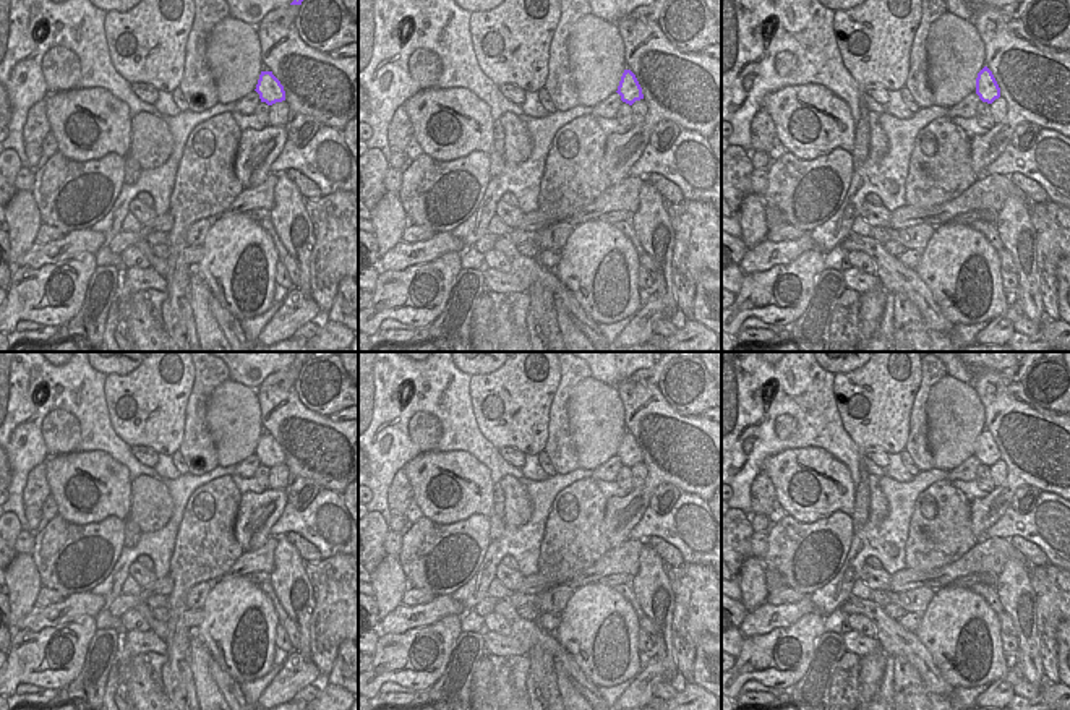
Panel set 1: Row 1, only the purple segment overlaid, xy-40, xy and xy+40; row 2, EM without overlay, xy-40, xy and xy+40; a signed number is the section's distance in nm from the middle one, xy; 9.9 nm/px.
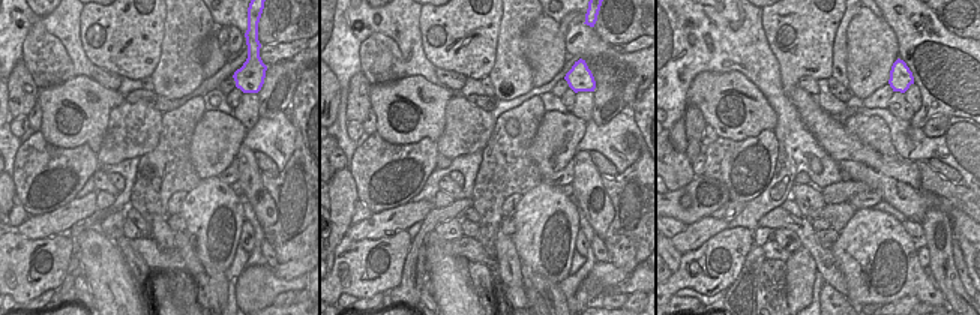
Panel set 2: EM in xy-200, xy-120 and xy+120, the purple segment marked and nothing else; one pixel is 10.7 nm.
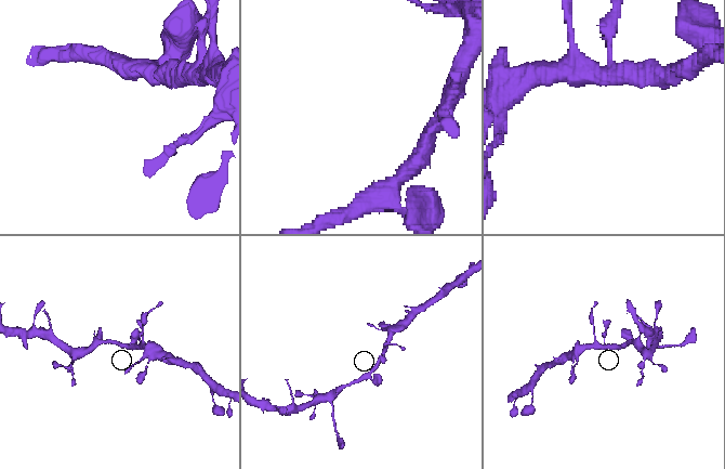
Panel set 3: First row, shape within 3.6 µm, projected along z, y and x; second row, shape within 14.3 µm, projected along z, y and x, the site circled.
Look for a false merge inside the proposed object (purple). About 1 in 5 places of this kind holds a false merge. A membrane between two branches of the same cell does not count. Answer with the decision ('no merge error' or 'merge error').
no merge error

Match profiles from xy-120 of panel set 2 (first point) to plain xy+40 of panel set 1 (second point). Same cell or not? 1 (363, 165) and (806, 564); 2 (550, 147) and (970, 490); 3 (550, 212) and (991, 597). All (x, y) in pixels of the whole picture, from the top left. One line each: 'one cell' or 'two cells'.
1: one cell
2: two cells
3: two cells

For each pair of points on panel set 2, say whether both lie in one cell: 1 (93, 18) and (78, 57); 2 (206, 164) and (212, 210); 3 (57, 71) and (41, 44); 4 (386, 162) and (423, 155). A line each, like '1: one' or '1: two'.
1: two
2: two
3: one
4: one

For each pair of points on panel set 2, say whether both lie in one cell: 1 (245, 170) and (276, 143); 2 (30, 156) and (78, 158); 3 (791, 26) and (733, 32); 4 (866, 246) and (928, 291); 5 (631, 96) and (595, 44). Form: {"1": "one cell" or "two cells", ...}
{"1": "two cells", "2": "one cell", "3": "two cells", "4": "one cell", "5": "one cell"}

